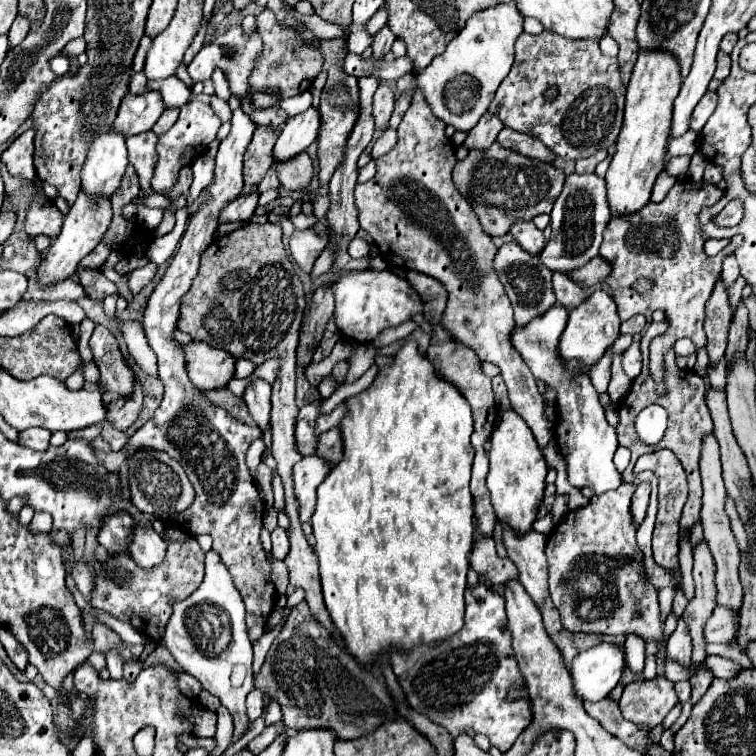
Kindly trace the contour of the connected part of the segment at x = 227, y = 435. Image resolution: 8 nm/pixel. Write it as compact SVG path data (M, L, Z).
M234 110L232 130L228 138L220 144L216 154L214 180L206 186L208 200L202 202L202 206L190 216L180 248L176 256L172 256L166 276L160 280L148 300L144 312L144 332L148 344L158 356L158 374L166 386L166 392L154 416L130 438L128 456L132 456L140 446L144 446L152 450L164 450L168 456L174 456L182 464L182 468L190 476L190 482L196 488L196 502L186 512L182 512L180 526L190 534L210 534L214 538L212 548L220 554L220 560L228 568L234 586L238 588L246 604L248 636L252 642L256 642L262 636L262 628L274 608L270 562L260 542L264 502L246 466L246 450L254 438L262 436L262 432L256 426L252 428L242 424L226 410L212 406L202 398L202 394L190 384L184 364L184 352L180 344L172 338L178 322L180 298L190 290L190 284L198 274L200 256L214 240L214 230L220 224L220 212L242 192L242 154L252 140L252 132L254 124L250 124L250 118L244 112Z

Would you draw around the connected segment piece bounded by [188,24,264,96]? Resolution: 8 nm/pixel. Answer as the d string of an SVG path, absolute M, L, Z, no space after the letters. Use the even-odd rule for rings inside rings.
M238 24L238 26L232 26L232 28L224 30L222 34L218 34L210 44L202 46L202 50L190 62L188 74L190 74L190 78L194 82L204 82L204 80L208 80L212 76L212 72L216 68L220 68L224 72L226 80L228 80L228 86L230 86L232 94L240 96L248 88L248 78L252 74L250 70L254 68L254 60L256 60L256 56L262 54L262 50L264 50L264 46L262 46L262 38L260 38L258 30L250 38L246 38L244 36L244 28Z

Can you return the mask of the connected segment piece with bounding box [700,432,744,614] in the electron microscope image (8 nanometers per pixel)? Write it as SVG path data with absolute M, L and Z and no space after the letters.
M708 432L702 436L702 452L700 452L700 474L702 474L702 526L704 526L704 538L712 550L712 556L716 560L716 604L730 608L734 614L740 612L742 608L742 584L740 584L740 552L730 528L730 520L724 512L724 482L722 482L722 470L720 470L720 452L718 452L718 442L714 438L714 432Z

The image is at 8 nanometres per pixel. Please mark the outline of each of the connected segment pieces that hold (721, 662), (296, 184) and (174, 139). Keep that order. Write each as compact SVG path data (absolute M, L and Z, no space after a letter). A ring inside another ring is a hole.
M708 656L706 666L714 672L716 678L722 678L722 680L730 680L742 670L742 666L738 662L722 658L722 656Z
M300 152L298 156L294 156L286 162L274 162L272 168L276 170L280 184L286 190L304 190L310 184L312 162L306 152Z
M190 100L180 108L180 118L178 122L162 136L158 136L158 144L156 144L156 152L158 152L158 164L152 176L152 188L158 194L164 194L168 190L174 188L174 184L178 182L178 174L184 166L184 152L192 150L196 154L204 154L204 150L208 148L208 144L216 138L216 132L220 128L222 120L216 116L216 112L210 108L210 104L206 100Z

